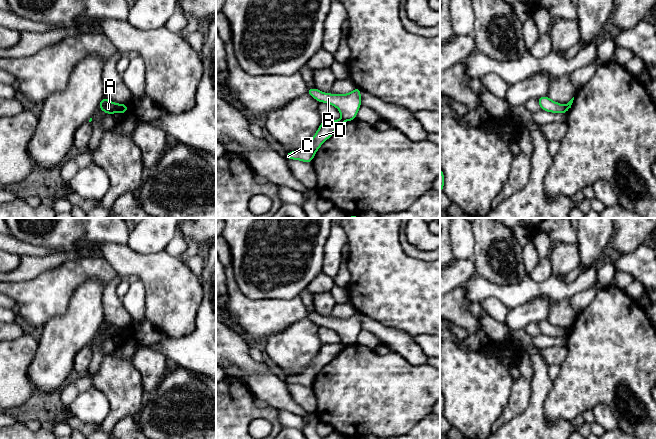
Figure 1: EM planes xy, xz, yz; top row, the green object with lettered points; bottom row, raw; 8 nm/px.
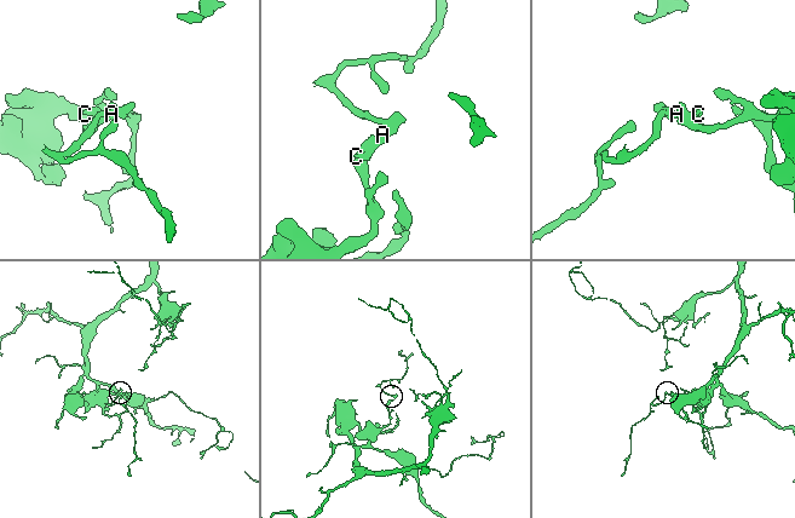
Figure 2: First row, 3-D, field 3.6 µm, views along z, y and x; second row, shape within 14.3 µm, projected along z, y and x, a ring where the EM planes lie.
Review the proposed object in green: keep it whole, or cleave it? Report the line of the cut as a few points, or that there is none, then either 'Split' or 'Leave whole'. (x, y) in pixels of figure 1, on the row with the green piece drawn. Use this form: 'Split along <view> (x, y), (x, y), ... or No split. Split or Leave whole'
Split along xy (121, 104), (118, 111). Split

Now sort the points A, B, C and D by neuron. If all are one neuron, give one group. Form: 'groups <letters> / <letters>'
groups A C D / B

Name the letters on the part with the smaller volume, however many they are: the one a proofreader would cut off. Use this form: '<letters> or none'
B

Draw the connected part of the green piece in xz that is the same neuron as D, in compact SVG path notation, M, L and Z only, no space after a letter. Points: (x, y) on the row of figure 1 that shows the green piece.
M342 119L323 120L313 138L302 149L286 153L285 158L311 163L321 145L333 135L335 130L342 127L344 123L345 121Z

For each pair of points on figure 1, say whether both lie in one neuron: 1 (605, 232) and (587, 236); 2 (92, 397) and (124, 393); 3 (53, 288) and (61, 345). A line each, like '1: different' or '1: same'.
1: same
2: different
3: different

